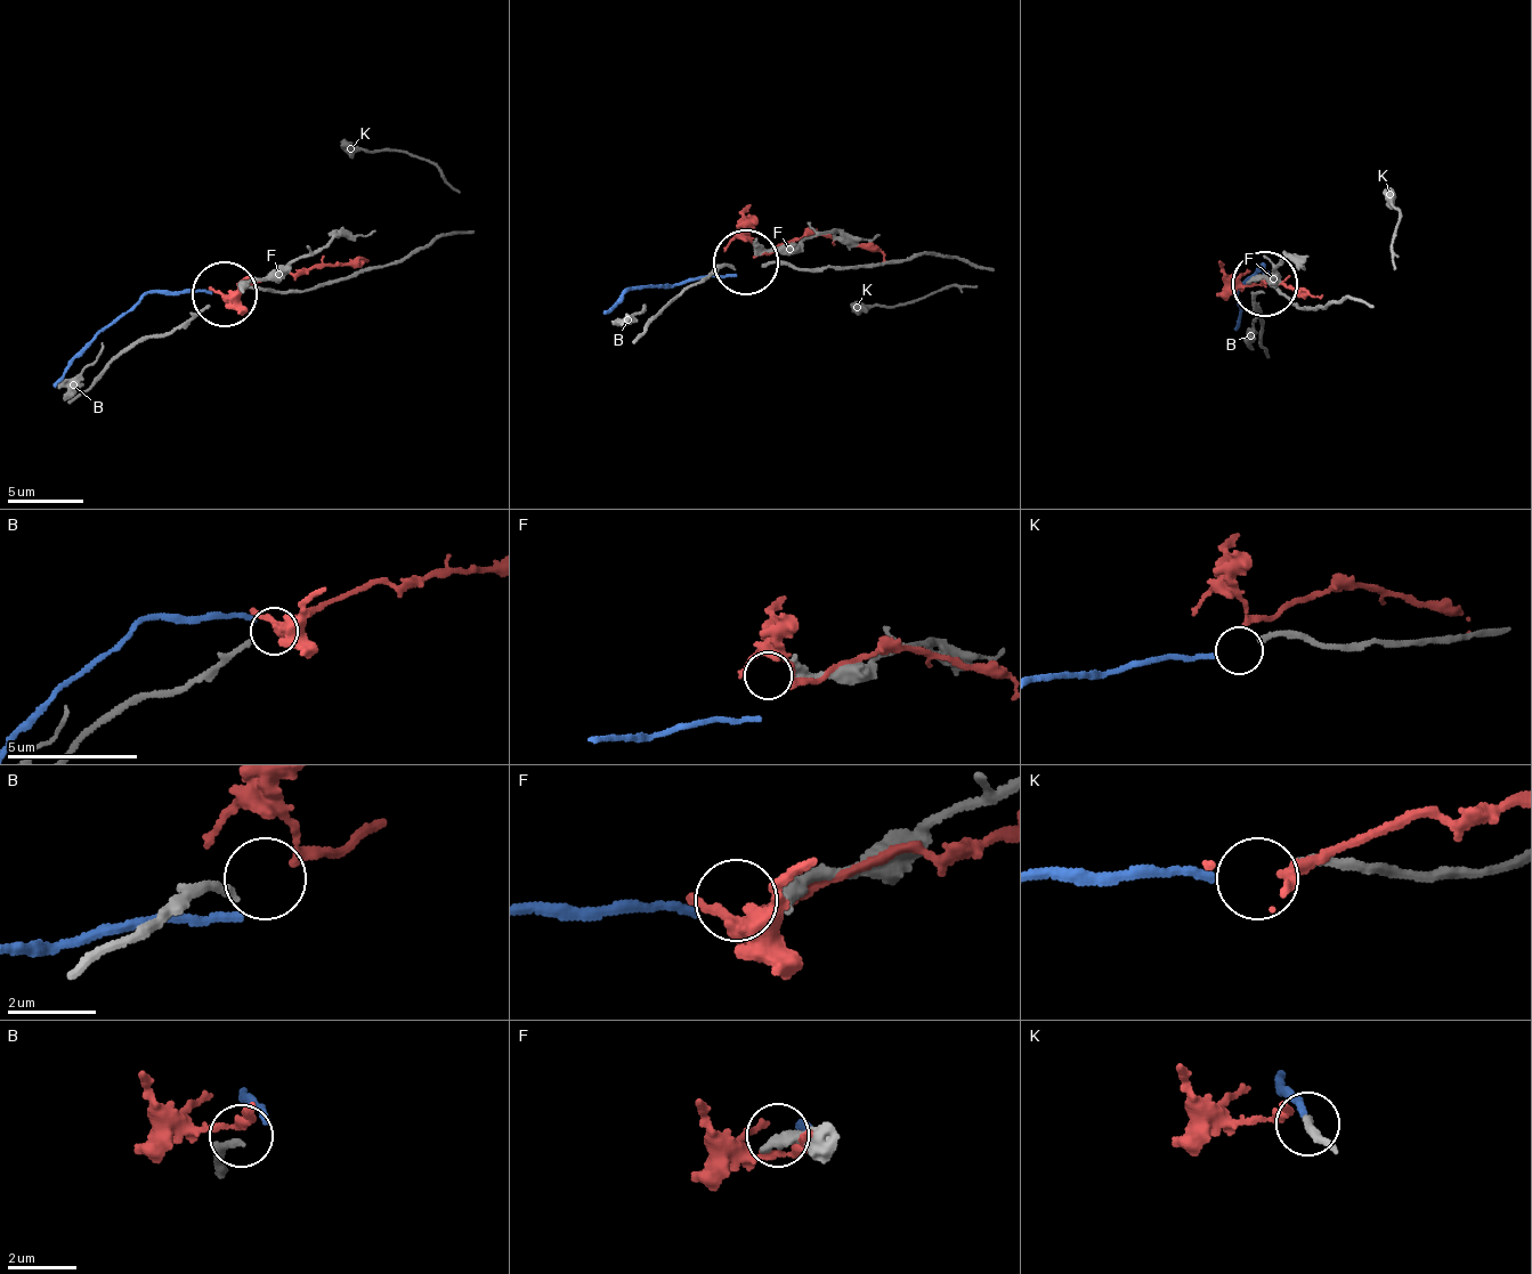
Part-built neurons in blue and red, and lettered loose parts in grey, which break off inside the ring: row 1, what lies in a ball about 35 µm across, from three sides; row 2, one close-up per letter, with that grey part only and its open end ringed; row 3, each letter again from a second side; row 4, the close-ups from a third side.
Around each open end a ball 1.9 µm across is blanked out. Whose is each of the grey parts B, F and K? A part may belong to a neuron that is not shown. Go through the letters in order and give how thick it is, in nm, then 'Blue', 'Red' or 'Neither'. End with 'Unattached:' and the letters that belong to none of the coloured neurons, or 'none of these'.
B: Thickness 200 nm. Red
F: Thickness 440 nm. Neither
K: Thickness 240 nm. Blue
Unattached: F

